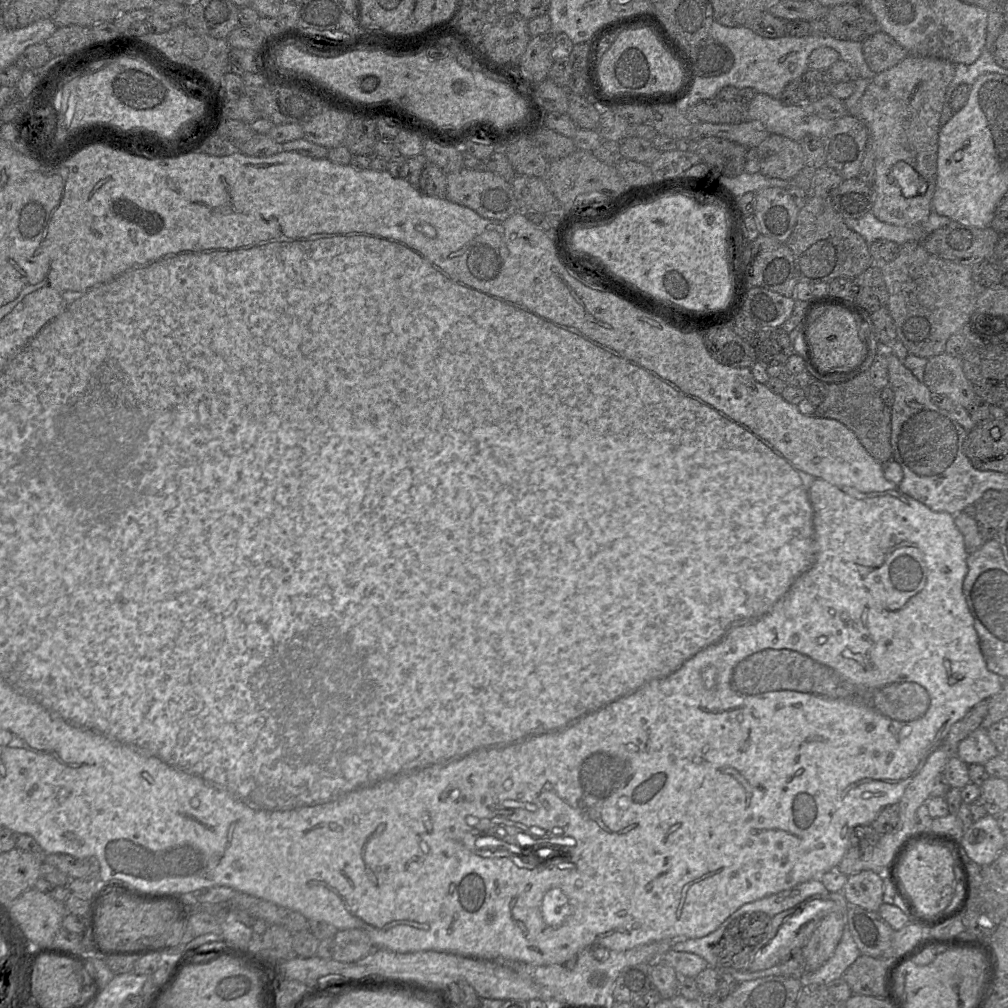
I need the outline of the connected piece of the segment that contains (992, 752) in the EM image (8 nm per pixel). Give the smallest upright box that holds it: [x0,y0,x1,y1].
[955,728,999,765]

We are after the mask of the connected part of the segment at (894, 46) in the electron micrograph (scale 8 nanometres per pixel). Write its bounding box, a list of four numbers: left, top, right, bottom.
[862,30,908,74]

